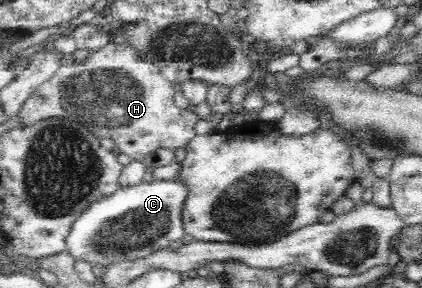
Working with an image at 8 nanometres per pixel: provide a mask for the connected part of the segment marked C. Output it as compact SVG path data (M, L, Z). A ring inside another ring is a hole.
M178 176L167 181L157 178L152 182L143 180L140 184L128 188L118 188L114 194L90 204L90 208L84 212L84 215L75 221L67 237L67 251L74 256L75 260L84 260L91 265L97 263L106 268L116 262L144 258L156 250L170 248L185 235L182 210L186 204L188 192L190 192L188 185L182 179L178 179Z

